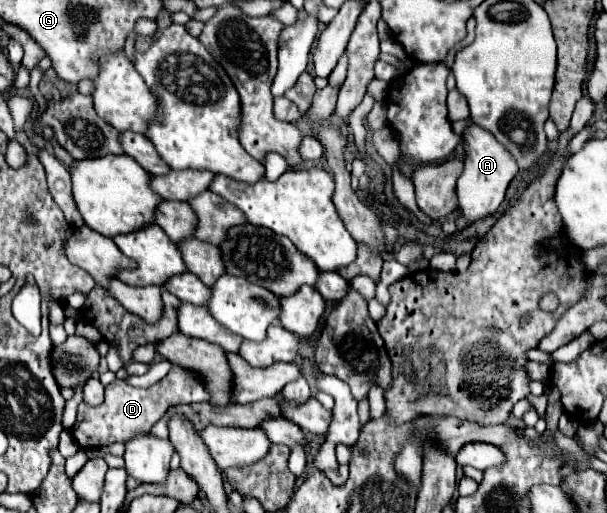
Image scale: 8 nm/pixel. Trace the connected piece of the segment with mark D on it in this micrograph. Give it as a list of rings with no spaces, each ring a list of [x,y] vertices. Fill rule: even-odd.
[[[172,364],[172,370],[154,386],[150,388],[134,388],[130,384],[118,384],[114,380],[110,386],[106,386],[106,398],[100,406],[78,406],[78,418],[72,428],[72,438],[80,448],[104,448],[114,442],[126,442],[130,436],[138,436],[138,432],[150,432],[150,428],[164,416],[164,412],[170,406],[176,404],[192,404],[192,402],[208,402],[210,396],[204,390],[202,380],[180,368],[178,364]]]

